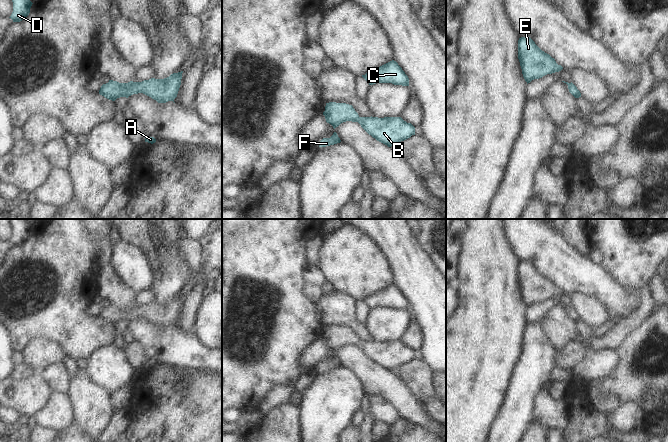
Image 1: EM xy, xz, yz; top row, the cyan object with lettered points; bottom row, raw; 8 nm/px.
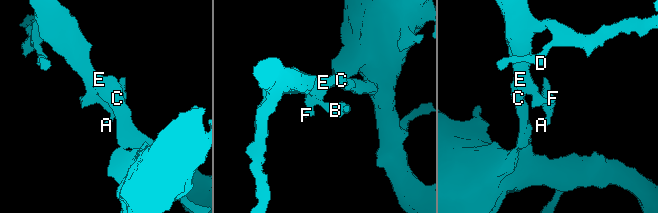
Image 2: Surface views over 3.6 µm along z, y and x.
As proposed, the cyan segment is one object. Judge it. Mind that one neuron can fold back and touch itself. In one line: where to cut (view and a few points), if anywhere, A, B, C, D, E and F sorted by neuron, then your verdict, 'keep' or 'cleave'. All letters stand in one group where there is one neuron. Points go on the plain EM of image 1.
no cut; A B C D E F; keep

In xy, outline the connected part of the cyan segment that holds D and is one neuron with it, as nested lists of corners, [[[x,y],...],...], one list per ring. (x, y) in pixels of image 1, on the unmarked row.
[[[10,219],[13,226],[13,236],[9,242],[13,246],[24,244],[30,237],[32,226],[25,219]]]

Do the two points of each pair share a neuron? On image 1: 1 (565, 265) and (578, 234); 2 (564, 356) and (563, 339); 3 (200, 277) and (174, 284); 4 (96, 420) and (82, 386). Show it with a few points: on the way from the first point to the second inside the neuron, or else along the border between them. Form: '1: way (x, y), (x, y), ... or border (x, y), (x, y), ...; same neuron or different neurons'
1: border (562, 234), (573, 247), (588, 256); different neurons
2: border (576, 338), (557, 351); different neurons
3: border (190, 284), (183, 295); different neurons
4: way (92, 412), (91, 403), (84, 394); same neuron

